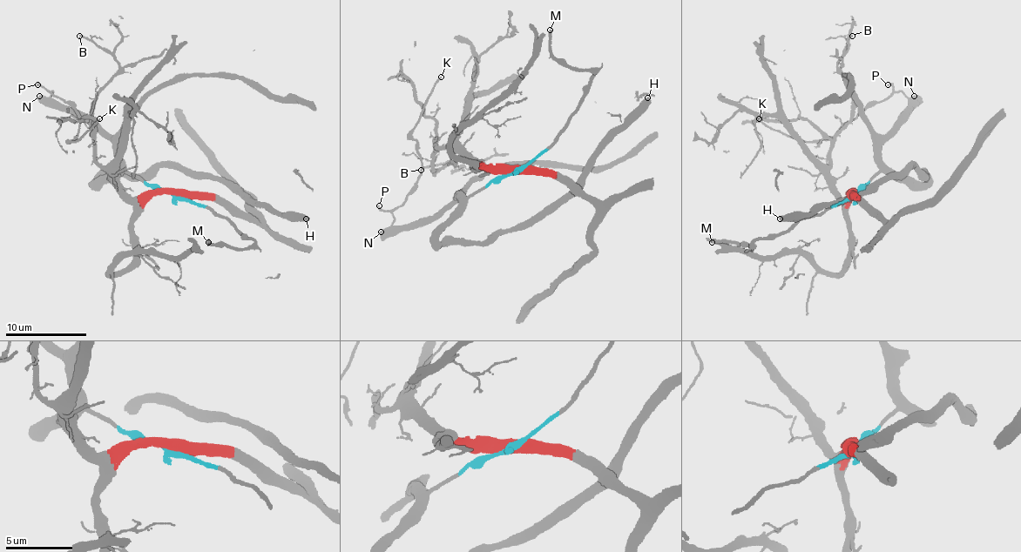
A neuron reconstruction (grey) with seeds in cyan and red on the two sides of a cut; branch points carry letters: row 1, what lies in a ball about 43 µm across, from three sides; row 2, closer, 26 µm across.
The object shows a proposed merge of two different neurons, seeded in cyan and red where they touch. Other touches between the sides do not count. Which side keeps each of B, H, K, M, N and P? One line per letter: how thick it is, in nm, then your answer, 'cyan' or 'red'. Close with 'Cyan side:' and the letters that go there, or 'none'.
B: 160 nm thick; red
H: 550 nm thick; cyan
K: 160 nm thick; cyan
M: 300 nm thick; cyan
N: 550 nm thick; cyan
P: 200 nm thick; cyan
Cyan side: H, K, M, N, P

